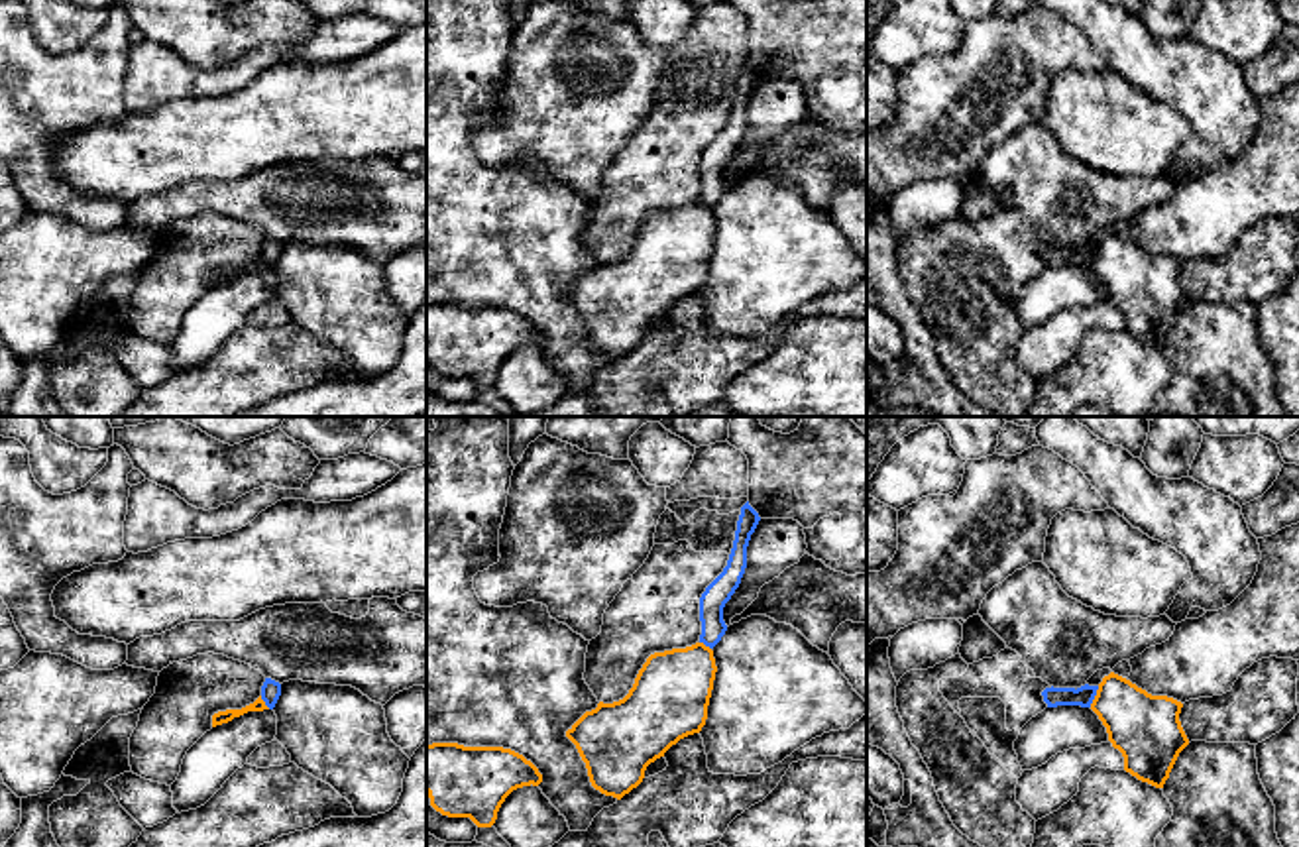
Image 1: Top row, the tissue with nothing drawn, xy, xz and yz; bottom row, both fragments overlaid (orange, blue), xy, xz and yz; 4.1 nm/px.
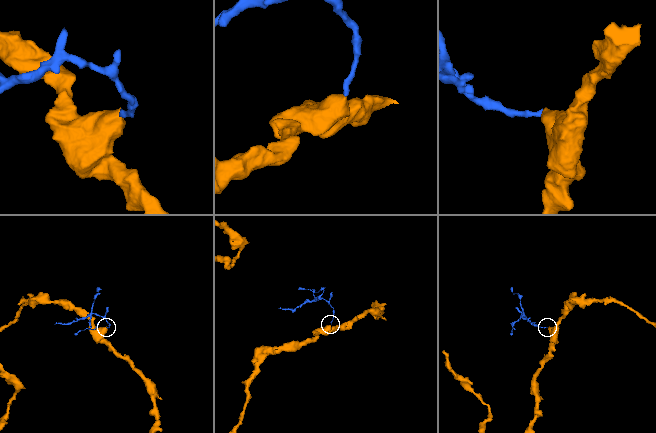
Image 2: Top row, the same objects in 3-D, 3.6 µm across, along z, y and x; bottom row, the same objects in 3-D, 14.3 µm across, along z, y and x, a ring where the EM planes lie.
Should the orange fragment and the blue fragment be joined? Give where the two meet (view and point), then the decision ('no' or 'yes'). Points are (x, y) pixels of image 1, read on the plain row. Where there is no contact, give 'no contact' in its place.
meets orange in yz at (1095, 256); no

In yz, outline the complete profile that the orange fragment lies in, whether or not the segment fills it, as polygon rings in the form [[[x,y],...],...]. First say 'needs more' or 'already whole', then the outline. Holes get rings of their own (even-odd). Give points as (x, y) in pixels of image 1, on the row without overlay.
already whole; [[[1114,232],[1102,238],[1091,263],[1108,301],[1122,312],[1124,330],[1156,348],[1163,348],[1189,305],[1179,281],[1181,267],[1181,261],[1152,255]]]

